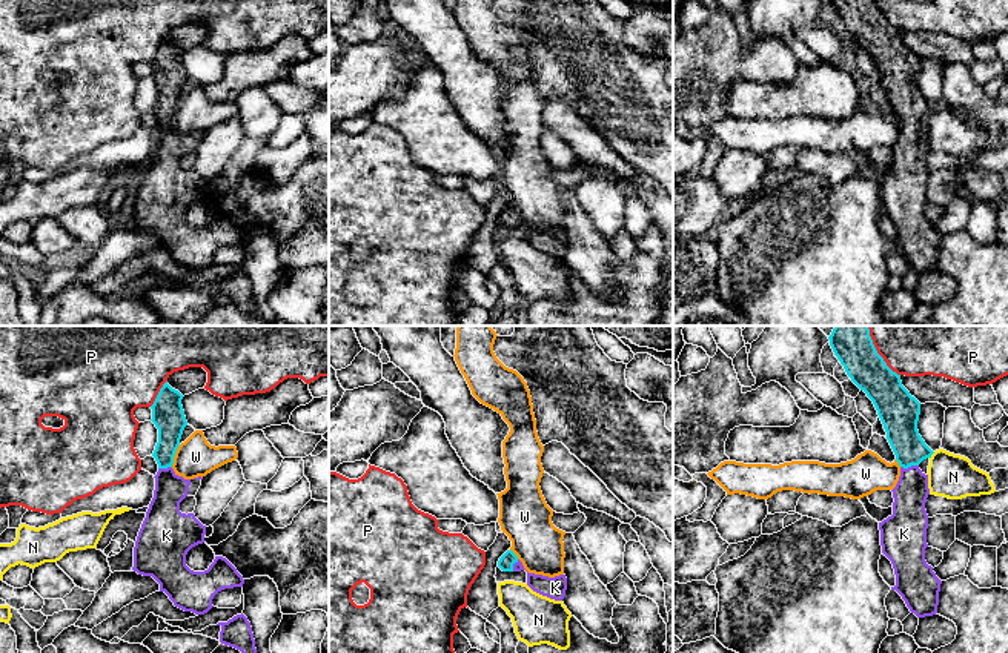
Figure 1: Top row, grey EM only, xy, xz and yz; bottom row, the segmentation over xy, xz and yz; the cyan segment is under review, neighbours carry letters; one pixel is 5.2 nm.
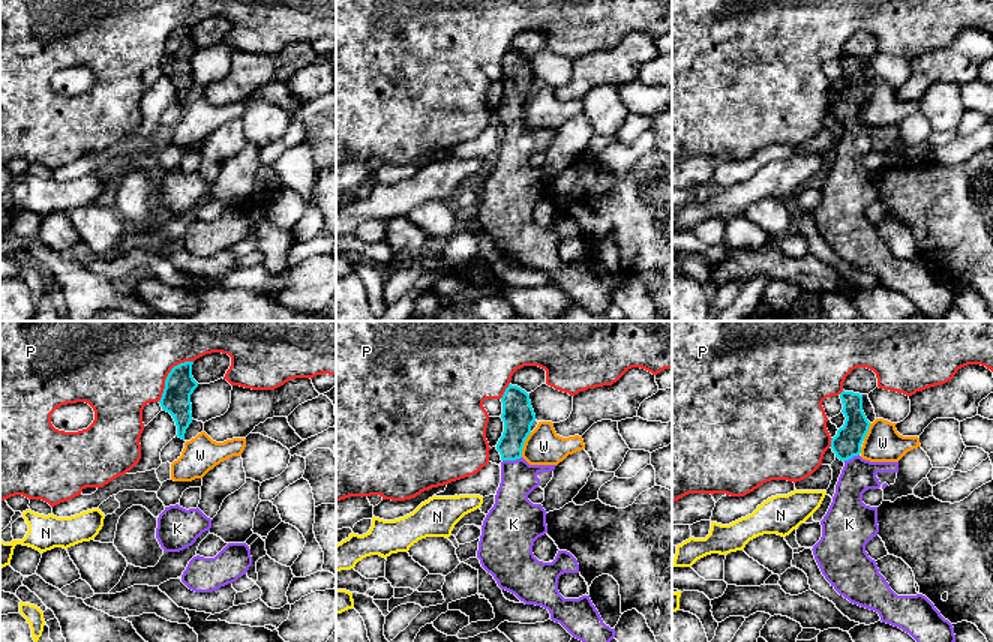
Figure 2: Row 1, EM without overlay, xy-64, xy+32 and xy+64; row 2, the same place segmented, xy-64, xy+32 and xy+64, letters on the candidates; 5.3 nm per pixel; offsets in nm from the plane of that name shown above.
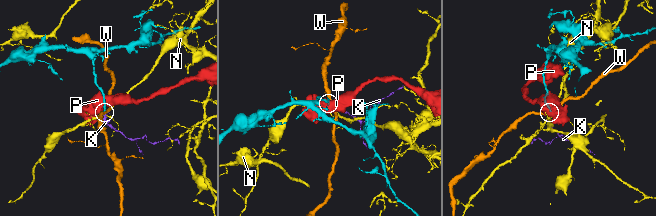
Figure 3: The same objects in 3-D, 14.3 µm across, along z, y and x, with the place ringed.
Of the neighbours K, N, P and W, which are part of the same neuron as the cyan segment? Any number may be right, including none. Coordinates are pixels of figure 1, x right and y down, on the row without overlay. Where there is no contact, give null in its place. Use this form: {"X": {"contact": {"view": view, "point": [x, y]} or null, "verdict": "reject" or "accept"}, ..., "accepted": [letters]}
{"K": {"contact": {"view": "yz", "point": [908, 122]}, "verdict": "accept"}, "N": {"contact": {"view": "yz", "point": [931, 109]}, "verdict": "reject"}, "P": {"contact": {"view": "yz", "point": [884, 17]}, "verdict": "reject"}, "W": {"contact": {"view": "xy", "point": [174, 111]}, "verdict": "reject"}, "accepted": ["K"]}

